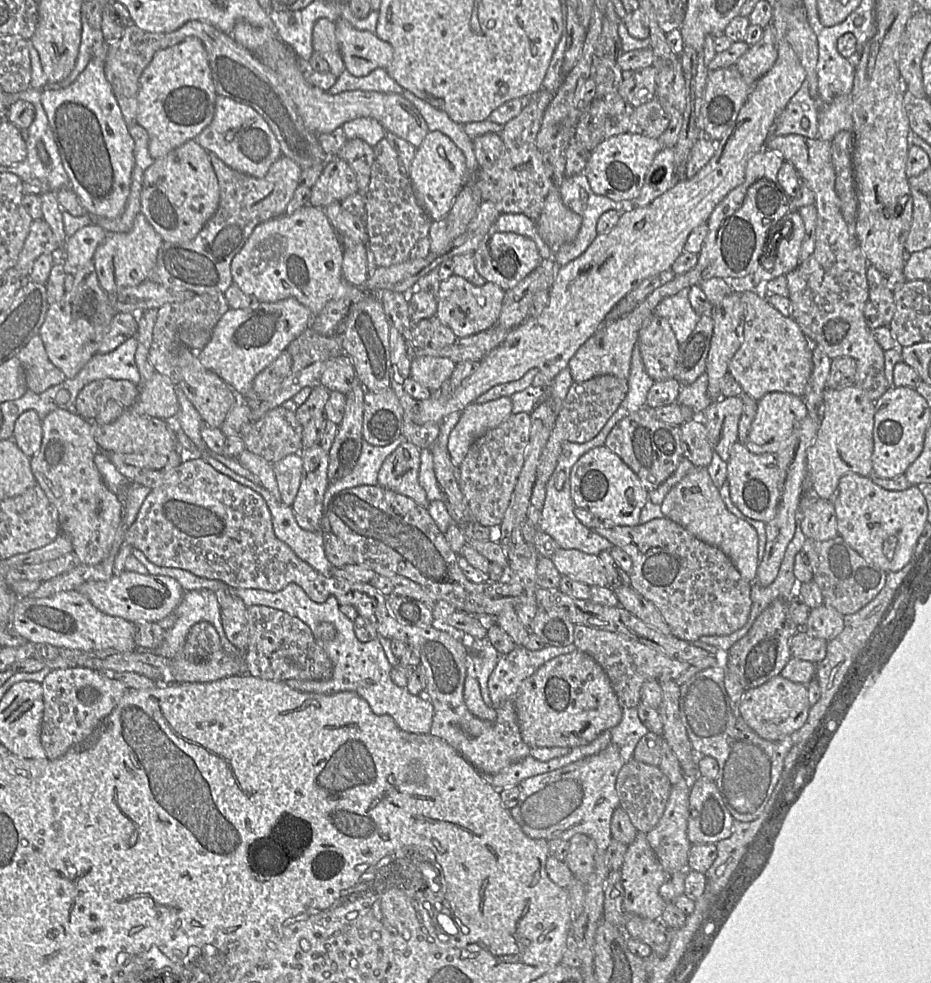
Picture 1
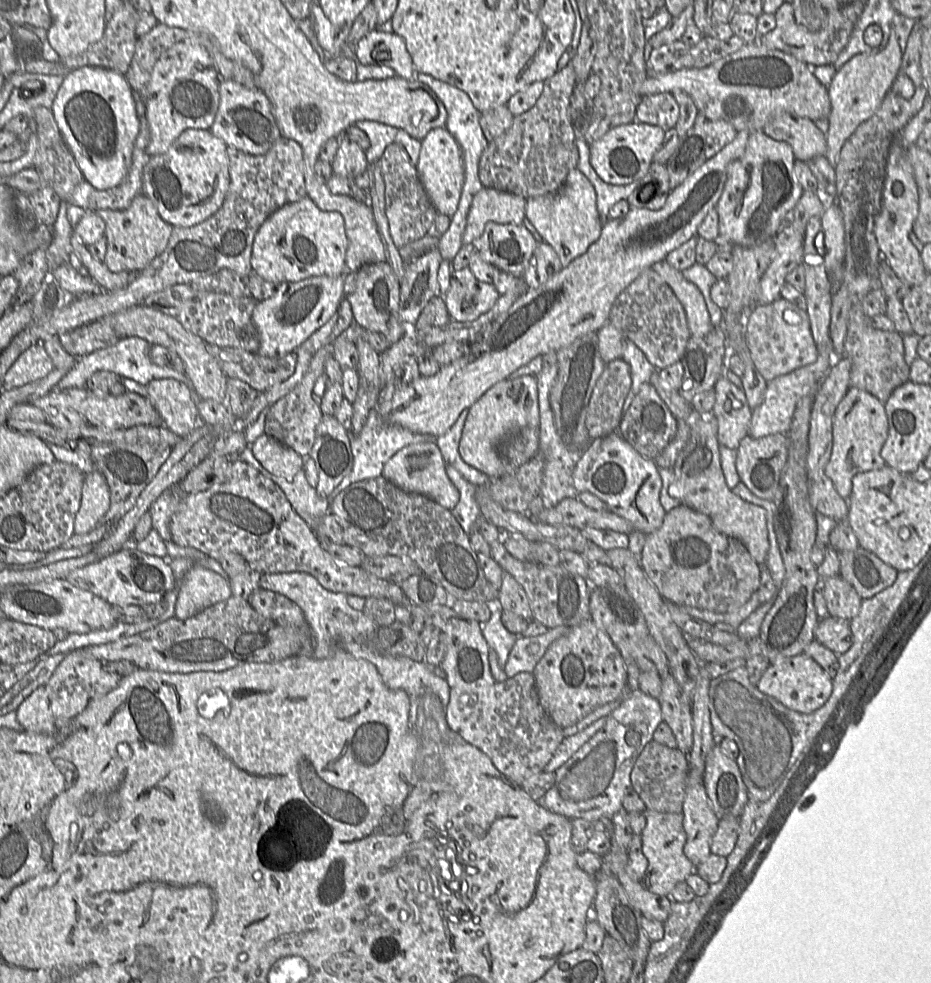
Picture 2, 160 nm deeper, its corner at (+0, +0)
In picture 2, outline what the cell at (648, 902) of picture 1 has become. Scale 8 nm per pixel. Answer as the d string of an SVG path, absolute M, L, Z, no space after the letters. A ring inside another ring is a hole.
M645 810L646 824L640 836L642 851L648 860L648 867L642 883L649 891L669 896L674 886L695 872L696 867L686 857L683 848L686 842L686 832L683 827L682 813L666 813L655 810Z

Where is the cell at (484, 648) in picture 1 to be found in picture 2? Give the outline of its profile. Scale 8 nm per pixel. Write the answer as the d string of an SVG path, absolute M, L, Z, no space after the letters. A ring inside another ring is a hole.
M501 609L492 613L489 621L482 625L482 634L490 650L496 652L499 668L506 664L509 653L518 639L518 635L504 627L501 621L503 612Z

